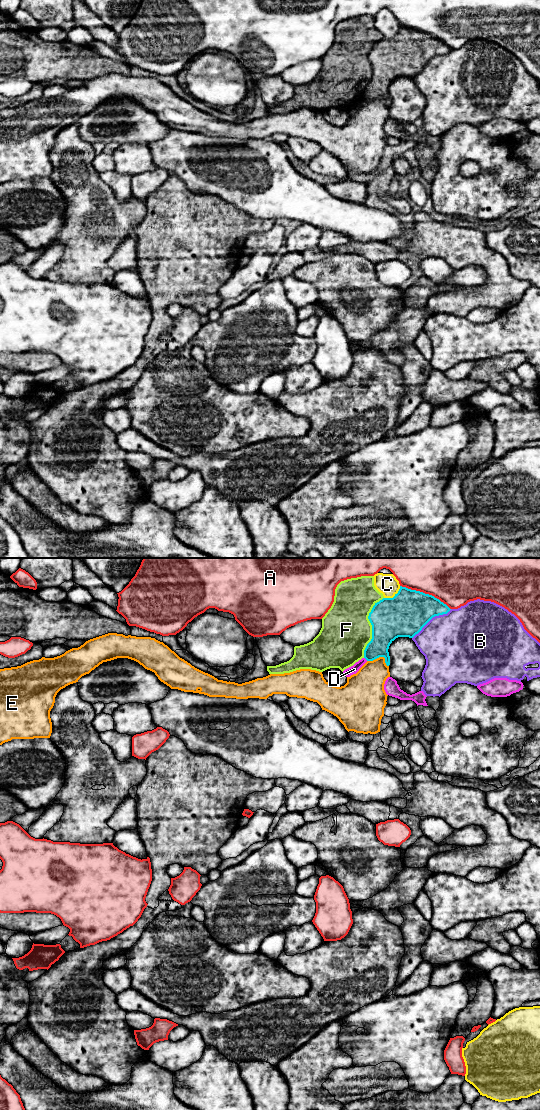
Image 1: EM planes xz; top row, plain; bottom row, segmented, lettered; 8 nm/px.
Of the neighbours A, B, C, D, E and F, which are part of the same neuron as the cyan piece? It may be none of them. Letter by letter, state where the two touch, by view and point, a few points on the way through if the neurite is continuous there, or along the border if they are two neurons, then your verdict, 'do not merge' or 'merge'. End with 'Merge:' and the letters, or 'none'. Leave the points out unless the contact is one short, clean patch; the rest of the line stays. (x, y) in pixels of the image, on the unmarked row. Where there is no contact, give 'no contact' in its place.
A: contact xz (424, 33); do not merge
B: contact xz (431, 58); do not merge
C: contact xz (394, 36); do not merge
D: contact xz (366, 99); border xz (364, 97), (367, 100); do not merge
E: contact xz (380, 96); border xz (367, 101), (383, 97), (384, 102), (388, 106); do not merge
F: contact xz (372, 67); do not merge
Merge: none

